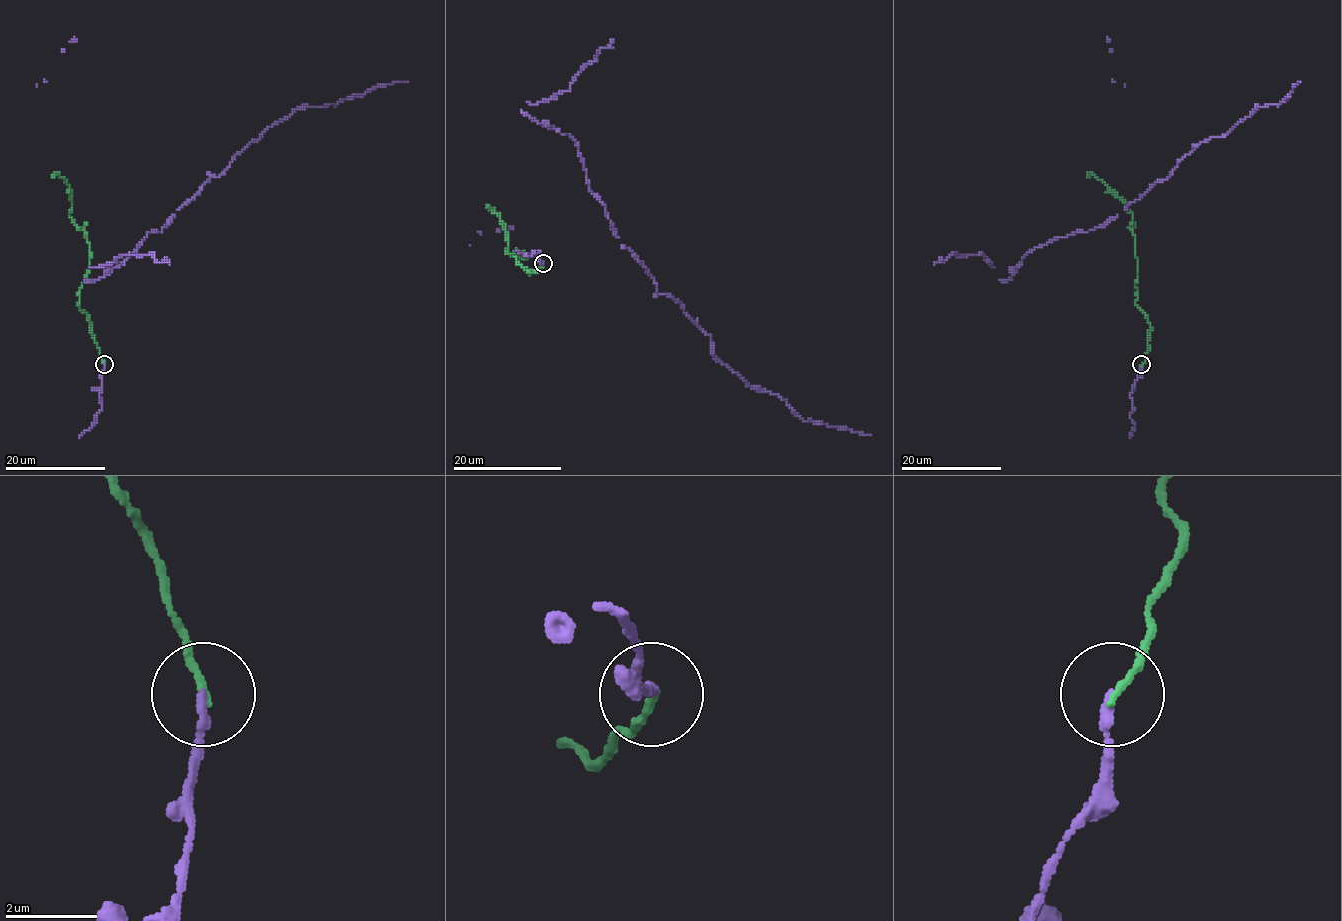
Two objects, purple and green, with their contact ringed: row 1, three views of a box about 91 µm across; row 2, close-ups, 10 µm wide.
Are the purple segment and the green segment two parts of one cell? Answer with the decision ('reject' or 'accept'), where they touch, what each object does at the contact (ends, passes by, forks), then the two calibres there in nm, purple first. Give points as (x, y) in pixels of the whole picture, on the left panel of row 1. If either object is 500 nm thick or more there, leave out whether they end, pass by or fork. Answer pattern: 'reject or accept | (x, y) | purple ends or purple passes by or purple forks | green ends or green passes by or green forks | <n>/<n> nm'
accept | (104, 364) | purple ends | green ends | 200/140 nm

